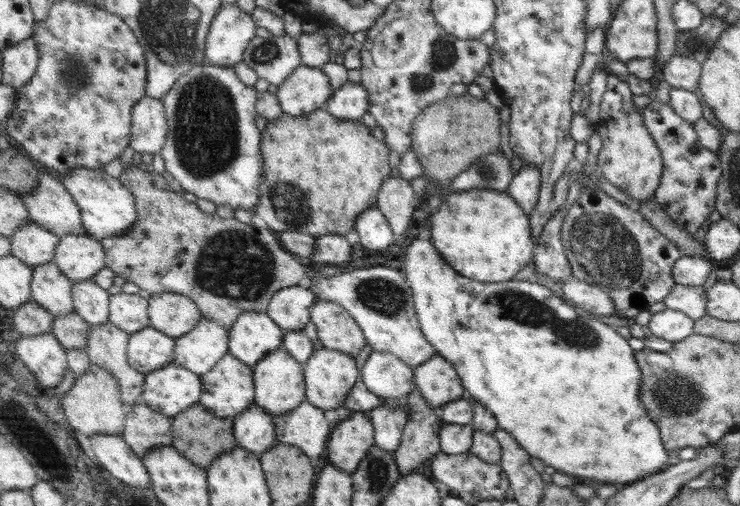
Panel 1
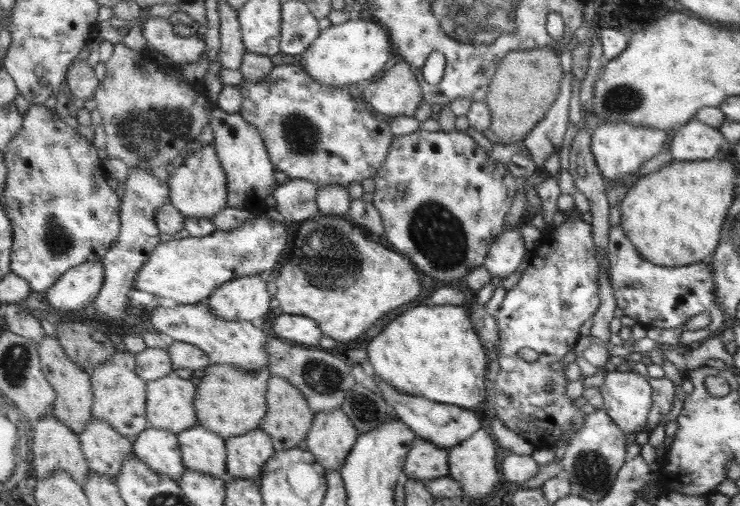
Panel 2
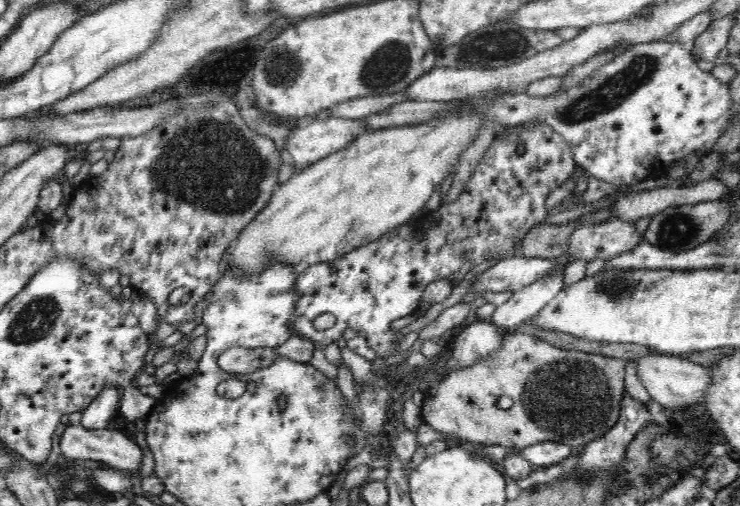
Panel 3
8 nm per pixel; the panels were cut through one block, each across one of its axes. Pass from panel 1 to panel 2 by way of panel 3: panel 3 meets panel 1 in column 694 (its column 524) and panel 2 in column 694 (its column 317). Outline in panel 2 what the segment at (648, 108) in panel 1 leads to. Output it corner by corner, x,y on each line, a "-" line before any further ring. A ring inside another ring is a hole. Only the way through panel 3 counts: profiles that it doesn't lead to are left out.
615,226
608,233
607,270
617,308
621,308
623,316
629,316
646,329
677,328
683,326
690,316
707,312
712,324
702,329
682,332
678,337
683,346
697,345
709,336
723,329
724,317
715,304
715,288
711,282
711,268
707,264
687,264
683,266
663,266
651,264
635,252
623,230

